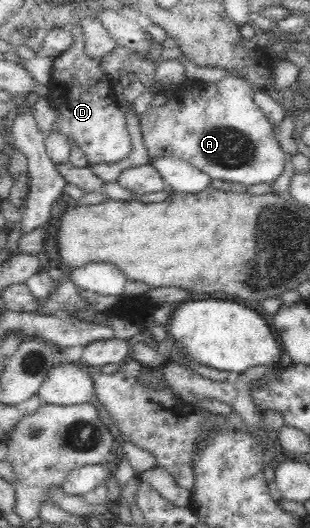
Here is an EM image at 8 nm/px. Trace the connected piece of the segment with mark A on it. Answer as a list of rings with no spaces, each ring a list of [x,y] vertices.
[[[231,76],[225,77],[221,81],[215,83],[198,82],[187,78],[178,86],[163,90],[163,93],[165,93],[168,97],[167,105],[162,108],[157,108],[153,112],[146,110],[139,119],[143,142],[145,142],[147,152],[149,152],[149,161],[157,156],[173,155],[179,159],[184,159],[193,167],[196,167],[199,171],[206,173],[210,179],[220,179],[221,181],[228,181],[229,183],[240,183],[245,187],[249,187],[249,185],[257,185],[257,183],[279,183],[279,177],[283,175],[285,152],[281,149],[281,147],[279,147],[273,132],[271,131],[271,122],[263,115],[263,112],[259,109],[259,107],[255,105],[254,99],[252,98],[254,89],[255,87],[251,85],[251,82],[246,81],[242,77]]]

